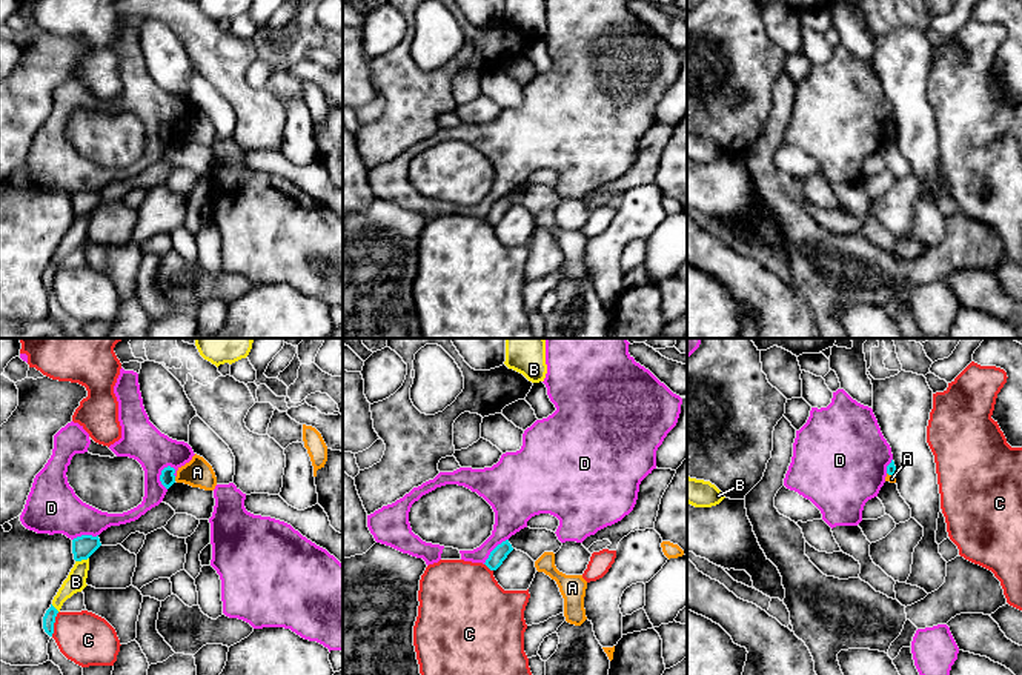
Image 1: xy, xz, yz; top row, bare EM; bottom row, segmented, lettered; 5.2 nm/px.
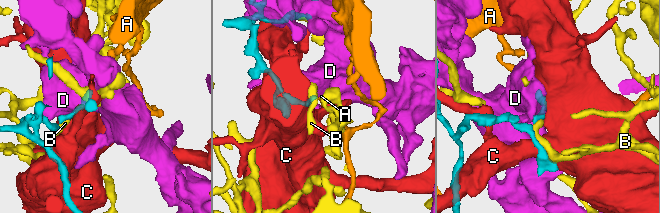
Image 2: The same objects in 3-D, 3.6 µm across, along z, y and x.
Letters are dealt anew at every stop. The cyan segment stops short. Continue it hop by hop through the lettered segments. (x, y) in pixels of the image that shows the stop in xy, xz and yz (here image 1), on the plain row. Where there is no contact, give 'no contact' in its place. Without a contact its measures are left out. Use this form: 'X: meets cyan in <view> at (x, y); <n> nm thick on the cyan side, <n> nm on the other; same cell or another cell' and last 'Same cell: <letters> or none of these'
A: meets cyan in xy at (174, 134); 80 nm thick on the cyan side, 150 nm on the other; another cell
B: meets cyan in xy at (82, 214); 120 nm thick on the cyan side, 110 nm on the other; another cell
C: meets cyan in xy at (53, 280); 60 nm thick on the cyan side, 280 nm on the other; another cell
D: meets cyan in xy at (160, 133); 80 nm thick on the cyan side, 200 nm on the other; another cell
Same cell: none of these

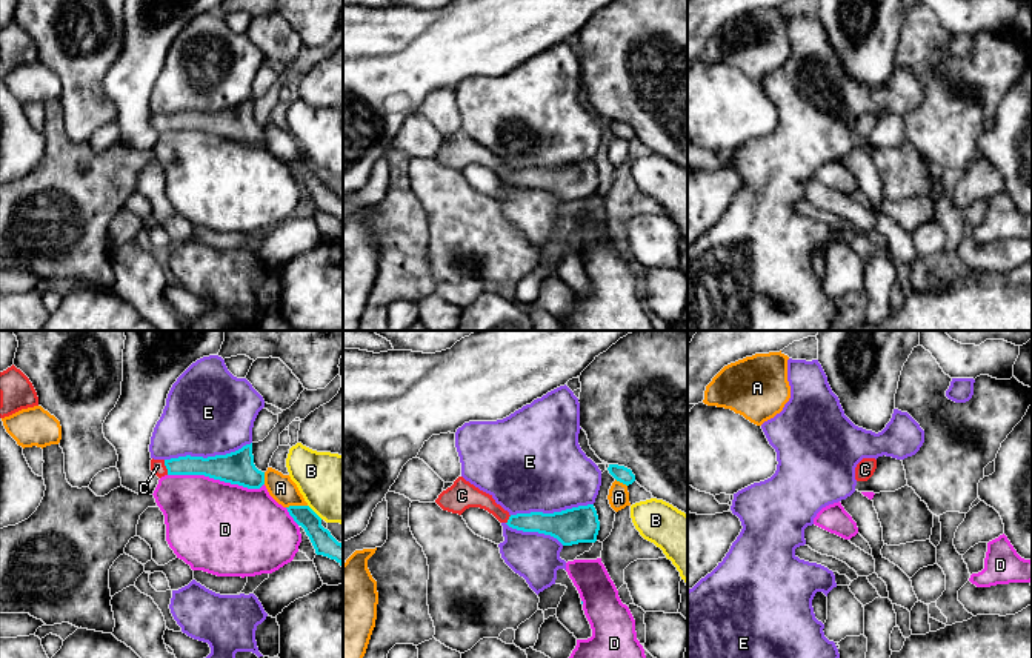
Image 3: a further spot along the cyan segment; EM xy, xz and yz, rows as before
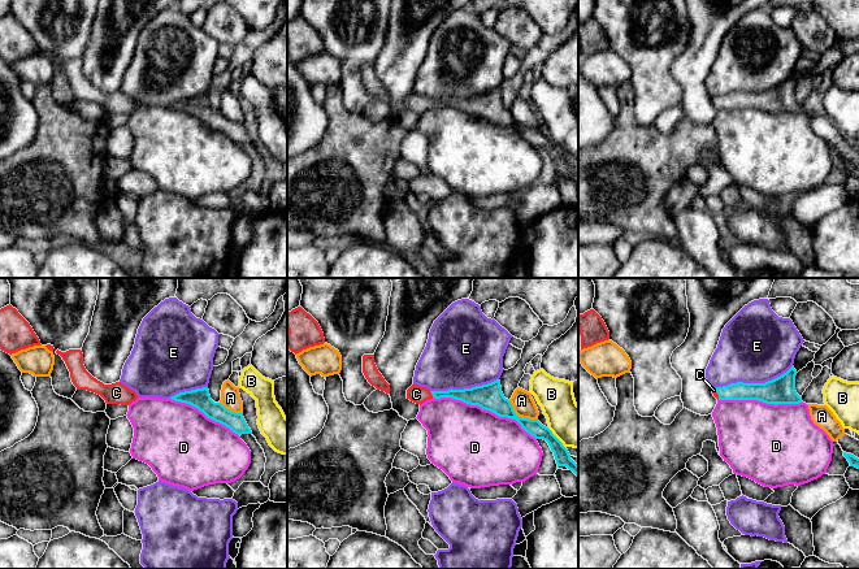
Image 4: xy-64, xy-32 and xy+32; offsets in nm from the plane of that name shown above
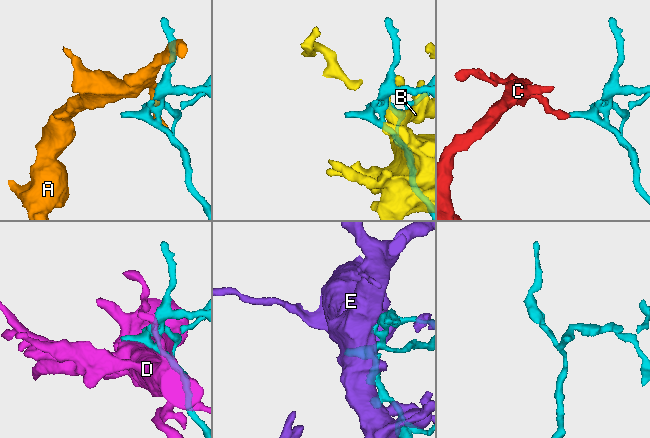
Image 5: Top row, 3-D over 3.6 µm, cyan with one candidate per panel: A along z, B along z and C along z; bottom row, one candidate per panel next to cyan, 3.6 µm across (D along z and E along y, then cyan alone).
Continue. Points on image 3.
A: meets cyan in xy at (296, 162); 120 nm thick on the cyan side, 140 nm on the other; another cell
B: meets cyan in xy at (314, 168); 120 nm thick on the cyan side, 360 nm on the other; another cell
C: meets cyan in xy at (166, 123); 110 nm thick on the cyan side, 80 nm on the other; same cell
D: meets cyan in xy at (216, 134); 180 nm thick on the cyan side, 480 nm on the other; another cell
E: meets cyan in xy at (208, 112); 180 nm thick on the cyan side, 460 nm on the other; another cell
Same cell: C

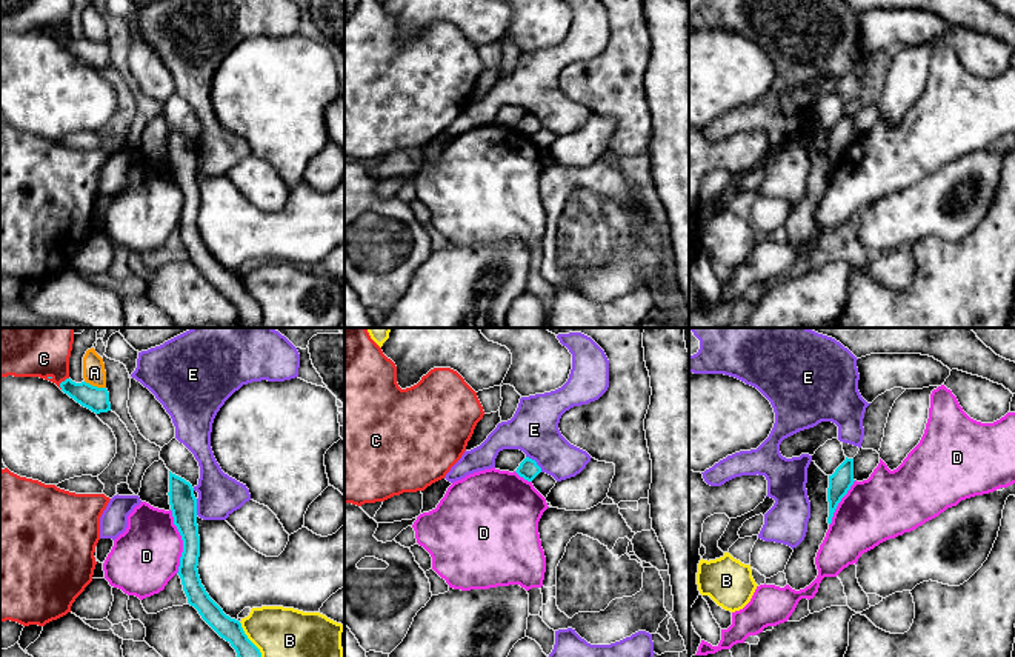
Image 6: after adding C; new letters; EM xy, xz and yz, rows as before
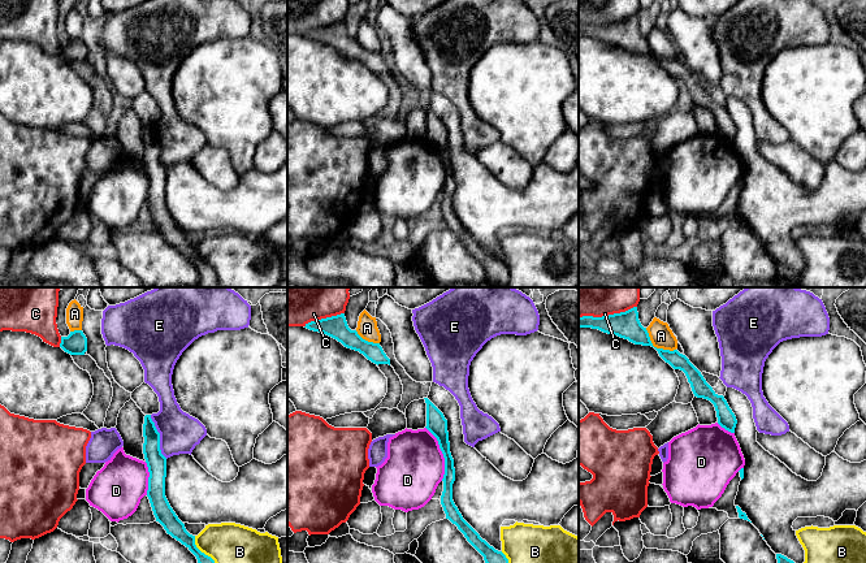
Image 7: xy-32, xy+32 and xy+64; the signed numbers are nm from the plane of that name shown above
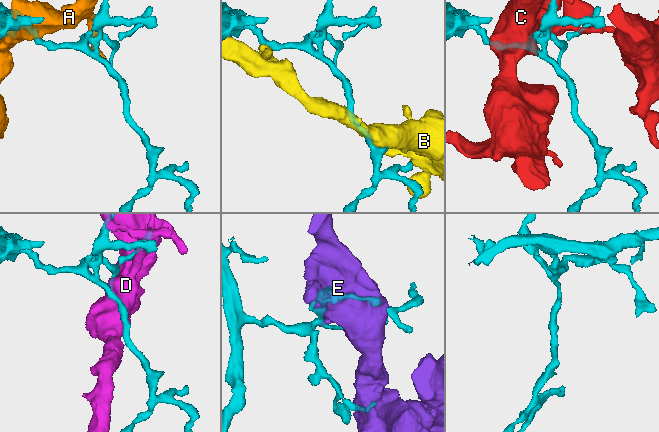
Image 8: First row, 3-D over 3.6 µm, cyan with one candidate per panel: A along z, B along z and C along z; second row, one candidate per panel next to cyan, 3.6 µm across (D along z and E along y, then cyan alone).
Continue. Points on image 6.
A: meets cyan in xy at (96, 42); 130 nm thick on the cyan side, 120 nm on the other; another cell
B: meets cyan in xy at (256, 302); 130 nm thick on the cyan side, 420 nm on the other; another cell
C: meets cyan in xy at (62, 37); 130 nm thick on the cyan side, 180 nm on the other; another cell
D: meets cyan in xy at (183, 197); 140 nm thick on the cyan side, 360 nm on the other; another cell
E: meets cyan in xz at (535, 117); 100 nm thick on the cyan side, 260 nm on the other; another cell
Same cell: none of these

